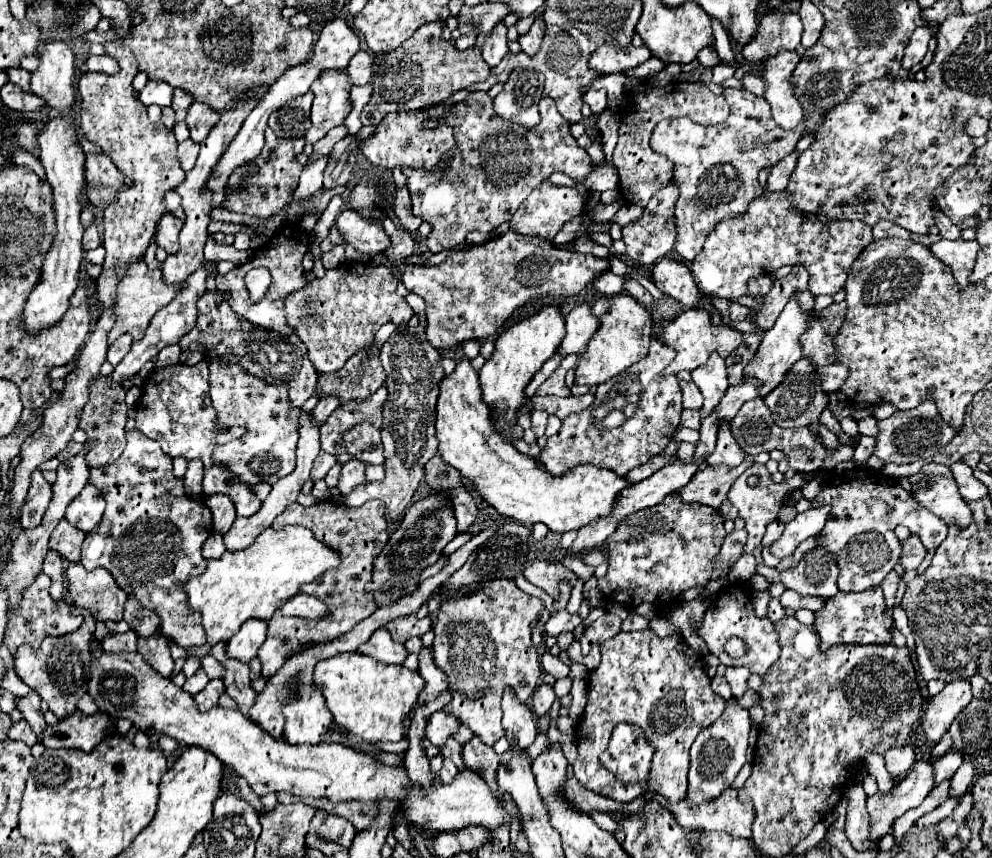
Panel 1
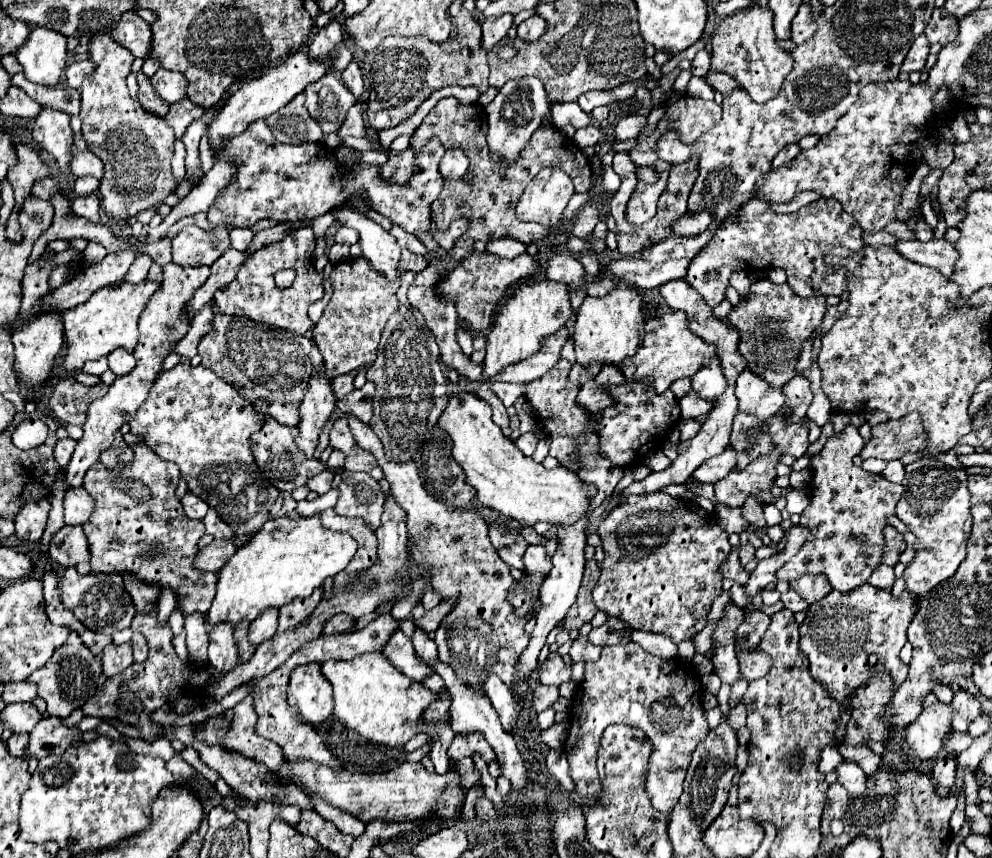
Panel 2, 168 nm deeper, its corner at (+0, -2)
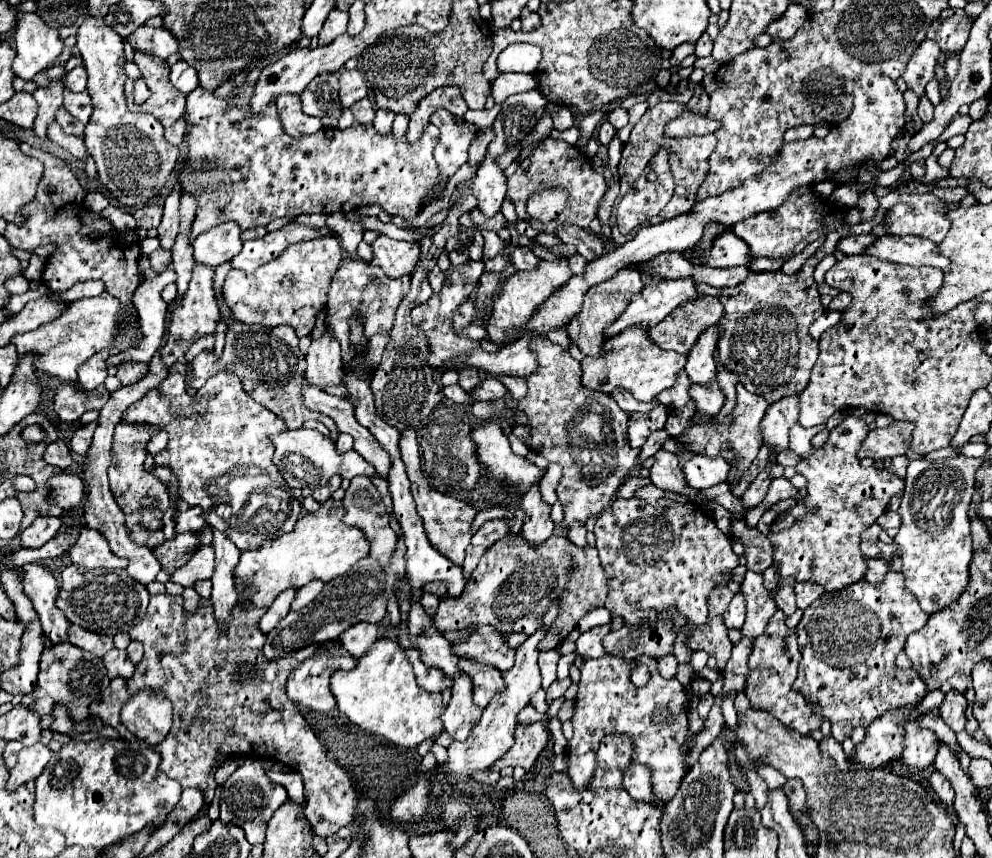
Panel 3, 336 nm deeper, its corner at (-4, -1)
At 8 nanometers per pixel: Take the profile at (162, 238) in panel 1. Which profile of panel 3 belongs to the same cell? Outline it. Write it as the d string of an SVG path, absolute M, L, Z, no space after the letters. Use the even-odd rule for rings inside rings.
M228 221L228 223L222 223L220 227L214 227L212 231L198 235L192 241L194 261L206 263L212 267L218 267L218 265L230 261L242 247L240 233L242 233L240 227L232 221Z

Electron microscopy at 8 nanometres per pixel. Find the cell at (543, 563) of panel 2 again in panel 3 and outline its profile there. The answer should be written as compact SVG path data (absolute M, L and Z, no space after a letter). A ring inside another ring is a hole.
M532 487L532 491L528 491L528 495L524 495L524 499L520 501L520 509L530 517L522 525L522 537L530 547L538 549L554 529L554 523L550 519L550 505L542 499L538 487Z

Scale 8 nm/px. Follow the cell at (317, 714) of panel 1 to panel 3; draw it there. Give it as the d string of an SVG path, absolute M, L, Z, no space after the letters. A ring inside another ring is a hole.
M342 651L338 655L316 653L314 657L302 661L288 677L288 697L294 703L310 707L318 713L328 713L336 707L336 699L330 691L330 673L336 669L352 669L356 659Z

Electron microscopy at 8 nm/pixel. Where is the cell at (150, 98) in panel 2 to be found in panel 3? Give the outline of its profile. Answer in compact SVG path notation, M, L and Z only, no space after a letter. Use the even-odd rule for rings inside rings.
M136 51L134 63L142 71L142 77L150 89L150 99L142 105L134 103L134 81L126 81L126 103L132 111L152 113L164 127L170 127L186 109L186 97L172 87L168 81L168 65L162 59L156 59L154 55L144 55L142 51Z

